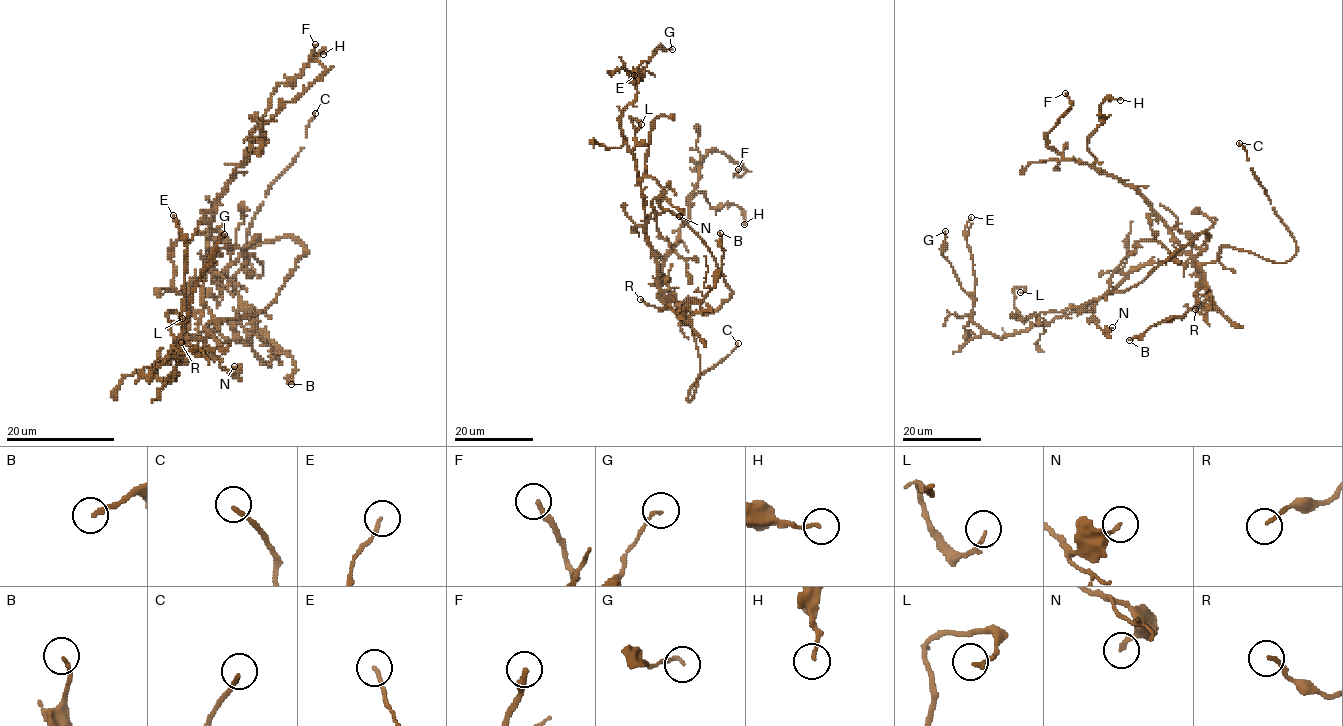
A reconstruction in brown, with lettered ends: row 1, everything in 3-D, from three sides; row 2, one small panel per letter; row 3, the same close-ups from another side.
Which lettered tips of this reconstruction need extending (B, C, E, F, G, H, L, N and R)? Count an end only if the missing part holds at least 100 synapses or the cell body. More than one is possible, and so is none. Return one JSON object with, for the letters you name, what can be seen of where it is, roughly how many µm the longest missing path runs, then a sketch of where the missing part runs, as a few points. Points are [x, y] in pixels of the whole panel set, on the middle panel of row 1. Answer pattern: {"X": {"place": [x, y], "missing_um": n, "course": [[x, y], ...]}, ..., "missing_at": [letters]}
{"C": {"place": [738, 343], "missing_um": 50, "course": [[738, 343], [743, 333], [774, 305], [792, 297], [823, 265], [830, 254], [831, 239]]}, "missing_at": ["C"]}

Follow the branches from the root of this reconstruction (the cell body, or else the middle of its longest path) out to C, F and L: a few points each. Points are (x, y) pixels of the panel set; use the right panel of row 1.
C: (1178, 253), (1199, 263), (1215, 261), (1222, 246), (1276, 262), (1294, 255), (1295, 240), (1239, 143)
F: (1178, 253), (1181, 247), (1169, 228), (1133, 188), (1048, 145), (1046, 136), (1072, 105), (1065, 93)
L: (1178, 253), (1135, 268), (1093, 304), (1050, 321), (1023, 321), (1014, 306), (1014, 289), (1020, 292)

